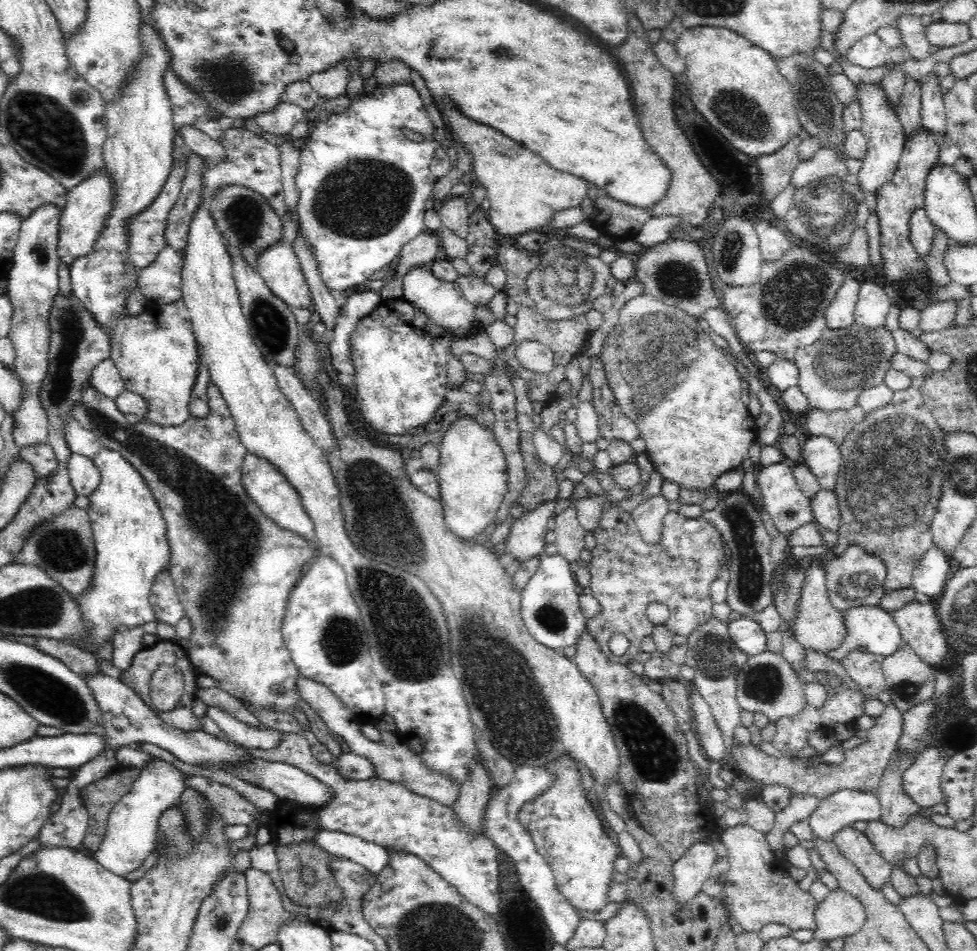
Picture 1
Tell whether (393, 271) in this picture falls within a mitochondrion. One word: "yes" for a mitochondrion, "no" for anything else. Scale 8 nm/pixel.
no

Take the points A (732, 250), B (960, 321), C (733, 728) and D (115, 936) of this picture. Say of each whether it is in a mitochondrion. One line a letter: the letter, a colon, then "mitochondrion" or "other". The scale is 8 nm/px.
A: mitochondrion
B: other
C: other
D: other

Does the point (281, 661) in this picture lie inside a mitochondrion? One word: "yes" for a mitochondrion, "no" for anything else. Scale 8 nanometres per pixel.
no

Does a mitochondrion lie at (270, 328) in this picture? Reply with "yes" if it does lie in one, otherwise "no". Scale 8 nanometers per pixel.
yes

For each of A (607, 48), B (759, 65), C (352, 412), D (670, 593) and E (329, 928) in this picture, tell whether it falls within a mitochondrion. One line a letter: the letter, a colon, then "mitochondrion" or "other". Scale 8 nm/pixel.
A: other
B: other
C: other
D: other
E: other

